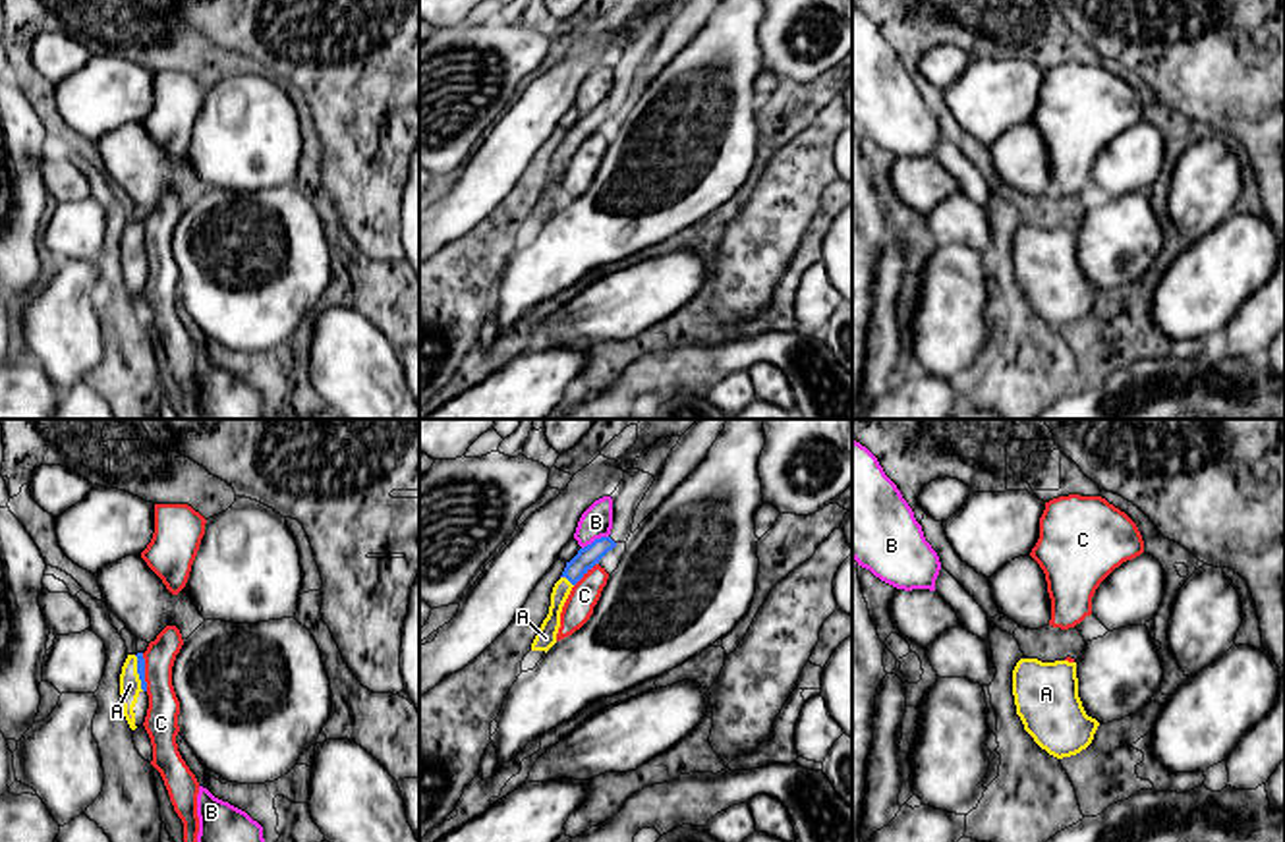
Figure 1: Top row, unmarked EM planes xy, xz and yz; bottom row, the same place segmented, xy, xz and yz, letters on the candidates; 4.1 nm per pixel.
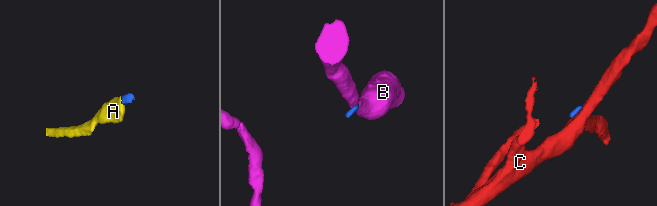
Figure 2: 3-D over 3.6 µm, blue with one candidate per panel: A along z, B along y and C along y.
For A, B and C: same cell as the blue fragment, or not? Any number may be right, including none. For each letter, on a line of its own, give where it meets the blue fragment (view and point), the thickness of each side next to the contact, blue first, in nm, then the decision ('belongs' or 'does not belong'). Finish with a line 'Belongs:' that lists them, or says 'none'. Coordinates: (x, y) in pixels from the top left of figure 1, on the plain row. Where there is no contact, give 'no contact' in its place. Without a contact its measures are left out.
A: xy (138, 240) | 30/90 nm | belongs
B: xz (596, 107) | 90/140 nm | does not belong
C: xy (143, 240) | 30/140 nm | does not belong
Belongs: A

